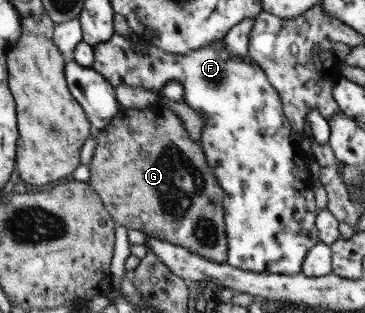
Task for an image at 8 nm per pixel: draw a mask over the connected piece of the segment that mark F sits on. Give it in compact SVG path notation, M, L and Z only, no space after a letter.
M115 33L110 36L108 40L95 44L93 49L94 62L91 67L96 70L96 72L99 72L110 83L112 88L119 85L126 85L132 86L132 88L144 88L144 90L162 93L166 82L172 82L173 80L174 82L178 82L183 88L184 94L182 102L186 102L190 108L196 110L196 112L202 116L204 129L202 129L202 137L200 137L199 143L204 150L204 154L206 154L208 166L214 170L223 190L223 217L225 222L225 238L228 243L227 263L240 270L257 273L300 274L303 269L303 260L307 257L308 251L320 242L319 231L316 228L316 218L319 210L316 208L315 195L312 193L316 179L310 174L308 162L310 157L300 148L299 143L290 141L290 134L292 134L291 125L284 115L283 105L280 101L280 97L278 97L278 92L272 89L272 85L270 85L266 73L248 55L235 56L235 54L230 54L229 50L225 48L223 40L215 40L212 44L203 46L203 48L199 48L188 54L171 54L157 46L151 45L150 42L146 42L144 38L135 33L131 36L122 36Z

